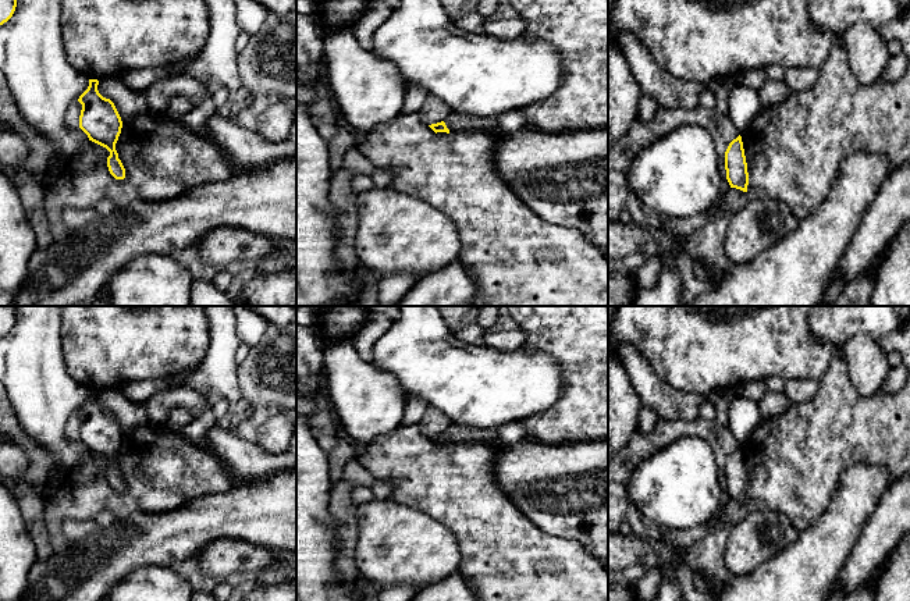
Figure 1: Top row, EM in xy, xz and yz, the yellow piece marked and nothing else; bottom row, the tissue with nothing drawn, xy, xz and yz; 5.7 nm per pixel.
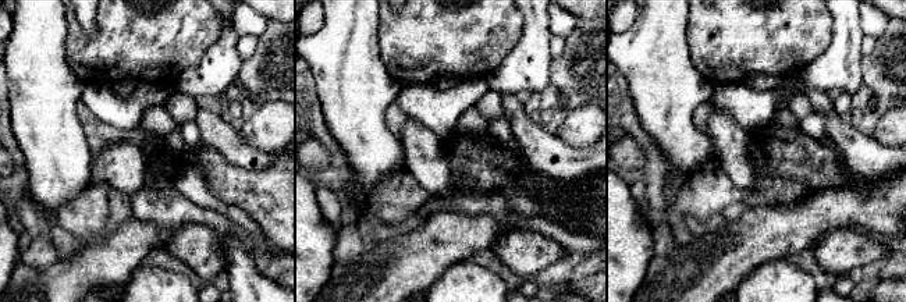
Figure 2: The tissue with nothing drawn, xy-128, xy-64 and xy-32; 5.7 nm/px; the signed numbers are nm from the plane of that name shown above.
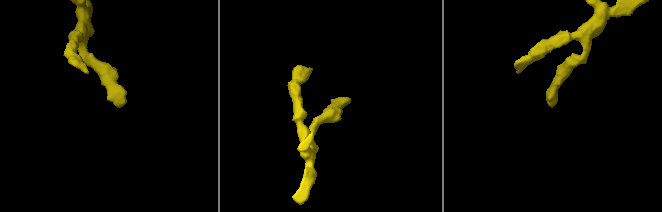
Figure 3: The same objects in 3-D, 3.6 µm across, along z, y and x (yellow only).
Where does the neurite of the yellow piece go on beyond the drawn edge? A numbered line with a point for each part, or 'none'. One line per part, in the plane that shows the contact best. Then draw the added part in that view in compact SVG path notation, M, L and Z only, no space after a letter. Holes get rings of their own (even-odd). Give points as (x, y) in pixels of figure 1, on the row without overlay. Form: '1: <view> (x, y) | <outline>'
none

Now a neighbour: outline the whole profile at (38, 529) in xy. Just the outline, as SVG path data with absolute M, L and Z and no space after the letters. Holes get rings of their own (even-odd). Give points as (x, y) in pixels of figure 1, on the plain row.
M46 516L38 518L35 522L28 524L28 530L35 544L36 559L45 561L50 558L53 555L53 547L46 526Z

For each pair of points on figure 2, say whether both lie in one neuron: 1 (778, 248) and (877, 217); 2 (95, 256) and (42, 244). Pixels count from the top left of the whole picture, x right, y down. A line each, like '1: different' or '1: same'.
1: same
2: different

